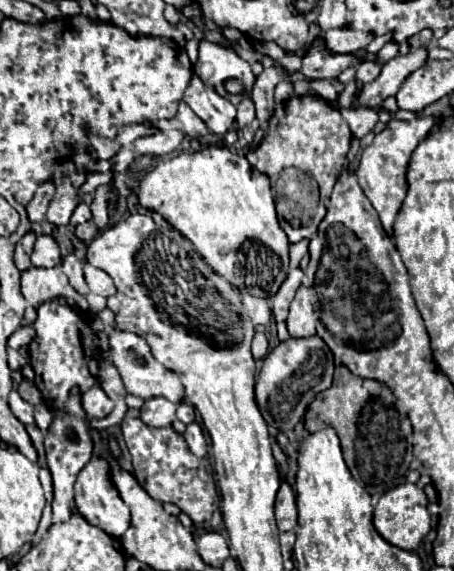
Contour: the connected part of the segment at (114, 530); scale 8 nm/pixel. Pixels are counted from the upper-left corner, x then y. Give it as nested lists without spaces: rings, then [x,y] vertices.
[[[93,458],[77,476],[75,482],[75,506],[77,512],[99,530],[105,530],[109,536],[121,538],[131,524],[131,512],[119,494],[113,490],[113,462],[105,458]]]

